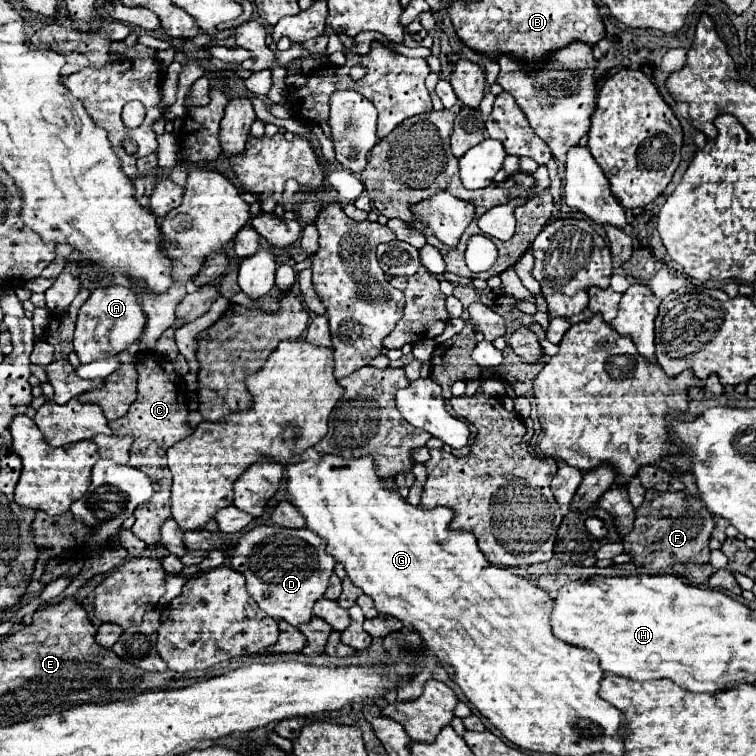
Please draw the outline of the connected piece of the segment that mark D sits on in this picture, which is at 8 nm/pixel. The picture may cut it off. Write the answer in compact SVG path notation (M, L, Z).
M259 525L243 533L239 543L233 545L231 565L235 571L245 575L247 589L251 597L257 601L261 611L265 611L269 617L275 617L277 621L283 619L297 627L307 623L313 617L315 601L321 599L329 587L329 577L333 575L335 559L325 551L325 547L327 547L327 541L323 541L323 537L319 537L317 533L311 533L309 529L285 529L275 525Z

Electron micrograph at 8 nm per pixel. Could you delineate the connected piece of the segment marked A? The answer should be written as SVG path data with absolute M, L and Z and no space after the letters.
M109 285L93 289L91 297L83 303L75 327L75 353L81 363L91 363L121 353L125 347L135 343L145 327L145 313L135 297L135 291L123 285Z

